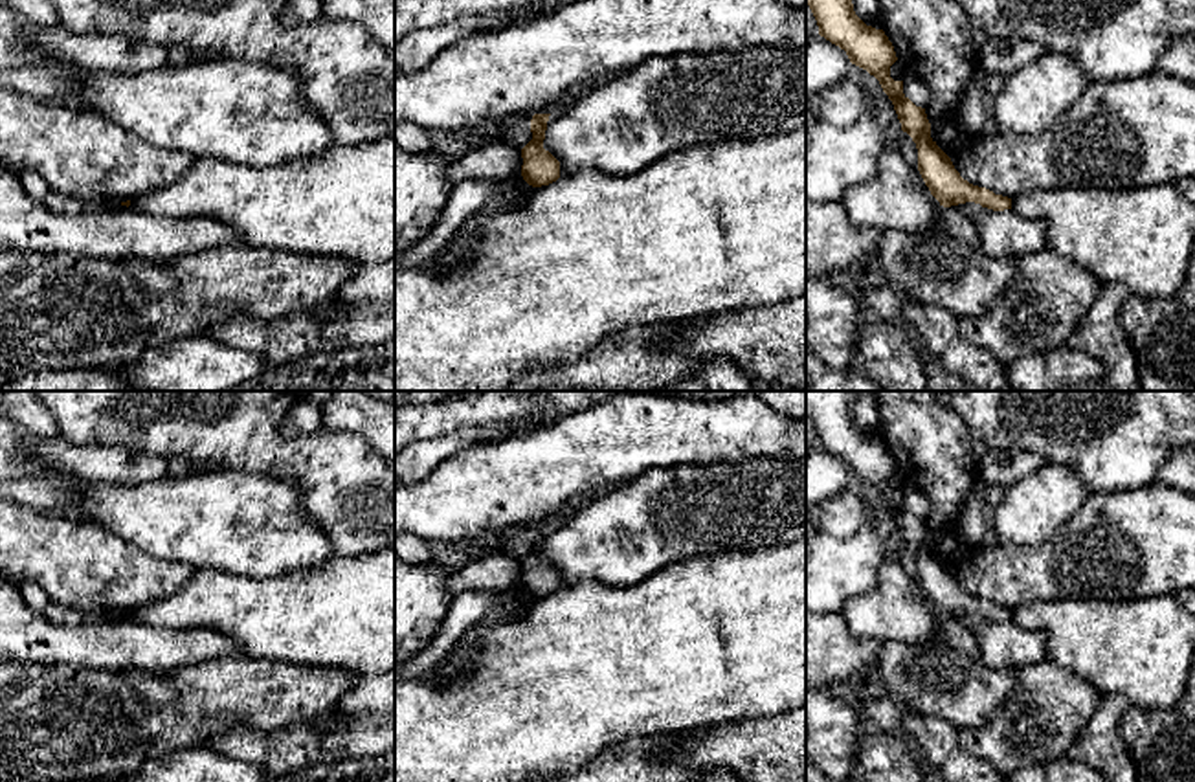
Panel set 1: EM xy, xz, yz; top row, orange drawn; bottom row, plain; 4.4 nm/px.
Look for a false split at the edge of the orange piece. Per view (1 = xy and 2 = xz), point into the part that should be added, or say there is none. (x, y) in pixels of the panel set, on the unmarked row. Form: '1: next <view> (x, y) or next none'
1: next none
2: next none

